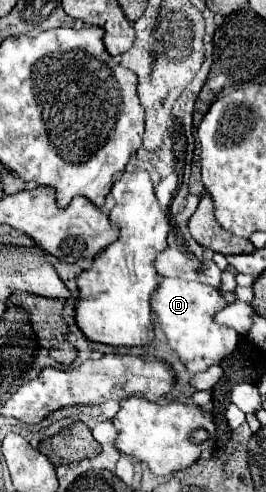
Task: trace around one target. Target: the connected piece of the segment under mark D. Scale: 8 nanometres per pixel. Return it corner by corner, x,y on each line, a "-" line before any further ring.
162,279
154,297
152,297
152,311
156,313
156,321
160,323
162,331
168,337
170,347
178,353
180,361
188,367
190,373
206,371
210,365
220,363
224,357
232,355
240,335
214,321
216,313
222,311
228,301
216,287
184,281
184,279

